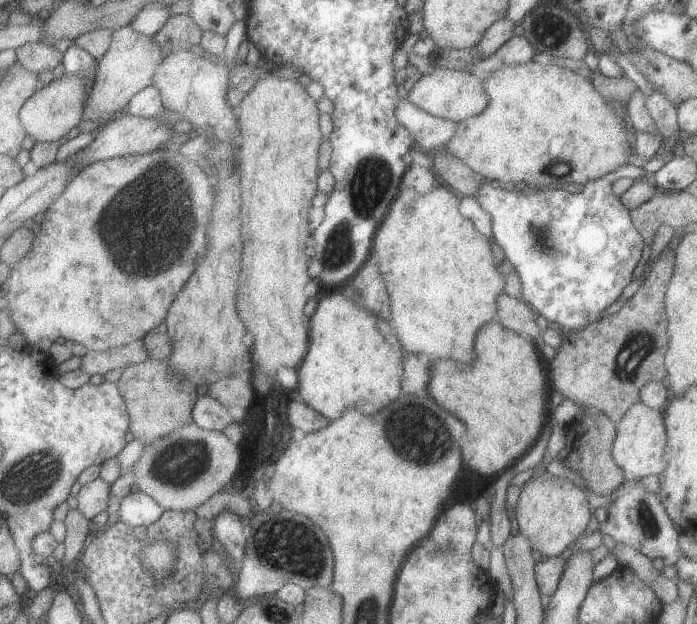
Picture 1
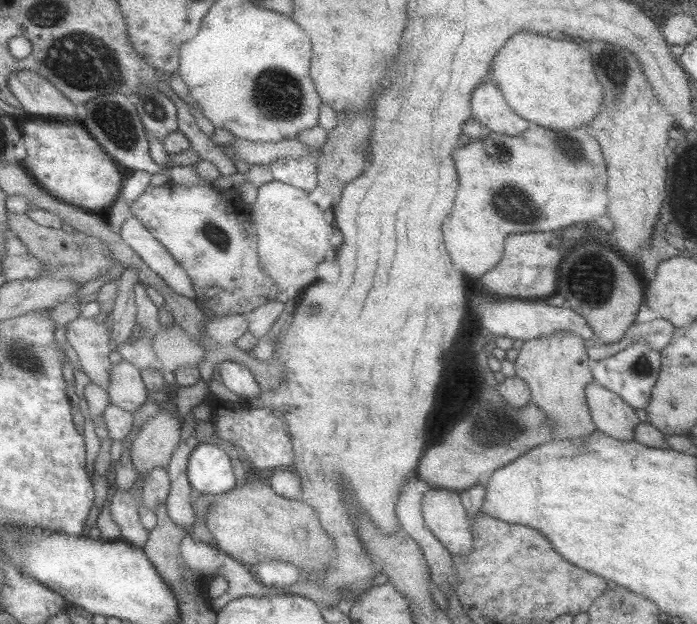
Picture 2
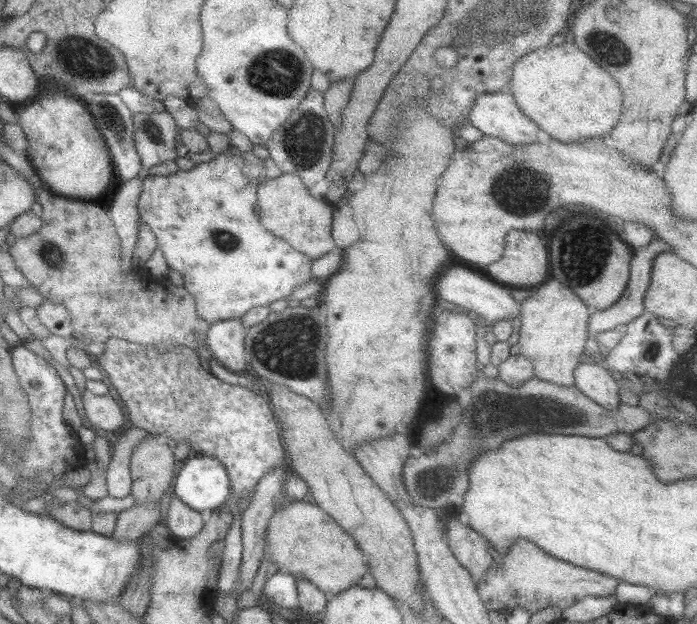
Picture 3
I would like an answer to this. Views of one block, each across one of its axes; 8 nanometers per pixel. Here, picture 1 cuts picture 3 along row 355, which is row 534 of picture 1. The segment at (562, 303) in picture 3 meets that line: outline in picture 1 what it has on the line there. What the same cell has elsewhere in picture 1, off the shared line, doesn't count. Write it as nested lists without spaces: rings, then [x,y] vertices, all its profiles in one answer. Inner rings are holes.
[[[541,472],[520,486],[514,508],[518,532],[525,534],[531,548],[546,557],[556,557],[583,536],[591,518],[590,506],[582,488],[571,480]]]

